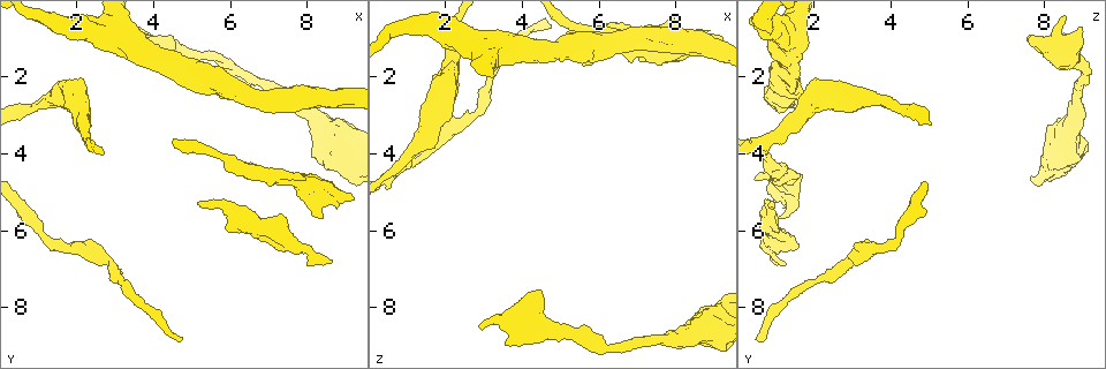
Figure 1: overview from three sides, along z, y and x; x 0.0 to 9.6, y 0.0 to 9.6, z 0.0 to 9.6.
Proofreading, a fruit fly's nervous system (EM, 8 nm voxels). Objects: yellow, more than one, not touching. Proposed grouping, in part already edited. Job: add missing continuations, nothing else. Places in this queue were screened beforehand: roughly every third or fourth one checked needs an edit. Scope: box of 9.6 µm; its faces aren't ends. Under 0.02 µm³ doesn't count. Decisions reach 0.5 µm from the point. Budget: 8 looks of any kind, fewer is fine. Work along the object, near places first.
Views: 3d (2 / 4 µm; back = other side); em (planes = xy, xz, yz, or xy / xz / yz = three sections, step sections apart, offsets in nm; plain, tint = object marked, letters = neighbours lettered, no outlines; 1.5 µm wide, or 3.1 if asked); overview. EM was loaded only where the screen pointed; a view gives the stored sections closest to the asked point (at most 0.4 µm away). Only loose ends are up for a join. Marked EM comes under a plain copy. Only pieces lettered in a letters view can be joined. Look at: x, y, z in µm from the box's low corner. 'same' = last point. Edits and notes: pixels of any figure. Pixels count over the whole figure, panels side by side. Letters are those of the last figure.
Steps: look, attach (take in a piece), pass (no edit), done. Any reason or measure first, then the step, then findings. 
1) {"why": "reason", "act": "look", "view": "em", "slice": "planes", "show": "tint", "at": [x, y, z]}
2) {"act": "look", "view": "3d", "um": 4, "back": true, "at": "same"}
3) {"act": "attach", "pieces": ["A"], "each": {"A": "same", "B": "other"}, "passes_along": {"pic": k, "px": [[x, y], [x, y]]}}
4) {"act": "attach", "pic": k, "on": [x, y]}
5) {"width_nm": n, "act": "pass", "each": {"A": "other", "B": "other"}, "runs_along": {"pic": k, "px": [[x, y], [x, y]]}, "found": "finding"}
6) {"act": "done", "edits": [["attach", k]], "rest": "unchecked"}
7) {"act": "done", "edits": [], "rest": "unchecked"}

{"why": "an open end", "act": "look", "view": "em", "slice": "yz", "step": 4, "show": "letters", "at": [7.95, 5.25, 1.60]}

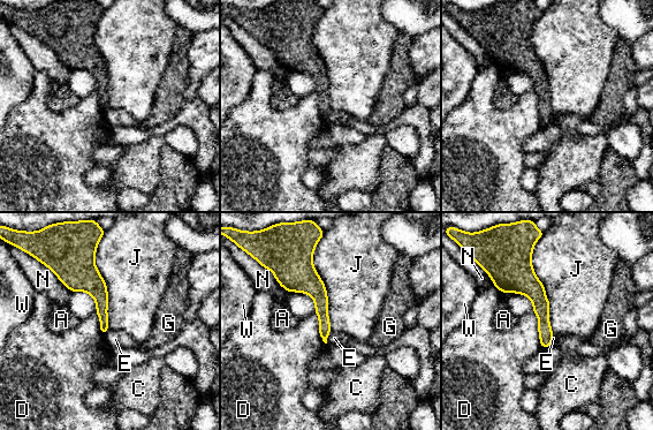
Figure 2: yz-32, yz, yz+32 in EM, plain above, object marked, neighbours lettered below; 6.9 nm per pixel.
{"why": "cut it another way", "act": "look", "view": "em", "slice": "planes", "show": "letters", "at": "same"}

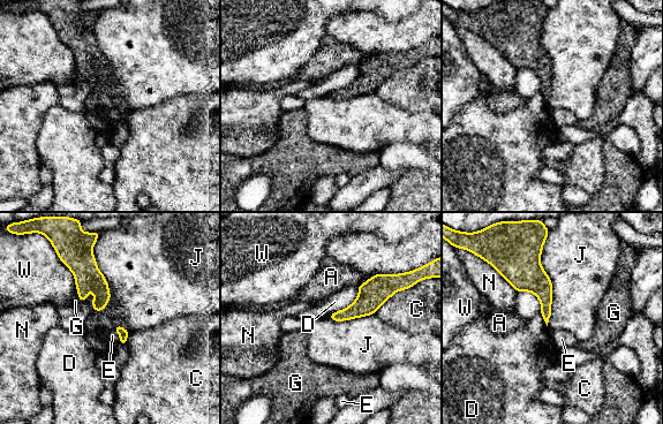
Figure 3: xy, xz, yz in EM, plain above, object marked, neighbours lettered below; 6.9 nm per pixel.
{"longest_contact_nm": ["J", 600], "act": "pass", "each": {"A": "other", "C": "other", "D": "other", "E": "other", "G": "other", "J": "other", "N": "other", "W": "other"}, "found": "no lettered piece goes on from it"}

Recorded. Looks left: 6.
{"why": "free end", "act": "look", "view": "3d", "um": 2, "at": [5.20, 5.35, 0.95]}

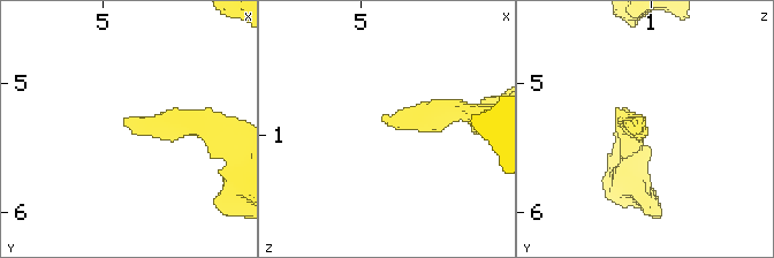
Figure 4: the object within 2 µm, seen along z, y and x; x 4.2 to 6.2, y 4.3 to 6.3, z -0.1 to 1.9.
{"why": "need the tissue", "act": "look", "view": "em", "um": 3.1, "slice": "planes", "show": "letters", "at": [5.16, 5.30, 0.90]}

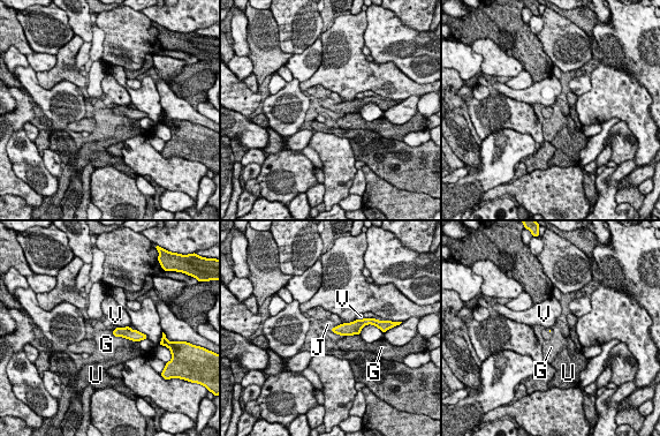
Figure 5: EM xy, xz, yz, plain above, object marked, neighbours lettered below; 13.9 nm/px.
{"act": "attach", "pieces": ["J"], "each": {"G": "other", "J": "same", "U": "other", "V": "other"}, "passes_along": {"pic": 5, "px": [[347, 329], [333, 328], [327, 324]]}, "found": "the neuron continues"}

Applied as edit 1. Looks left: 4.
{"act": "look", "view": "overview"}

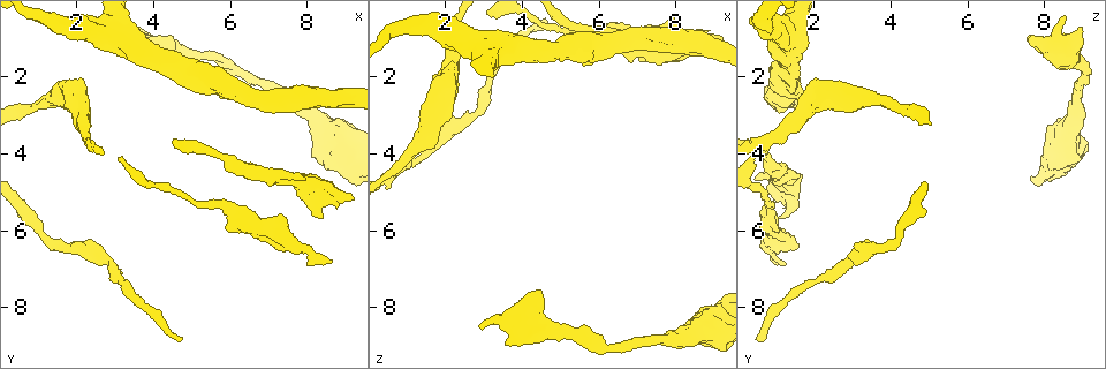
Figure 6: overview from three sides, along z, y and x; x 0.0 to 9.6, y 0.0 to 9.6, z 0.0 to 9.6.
{"why": "branch stops here", "act": "look", "view": "em", "slice": "yz", "step": 8, "show": "tint", "at": [3.65, 0.80, 9.00]}

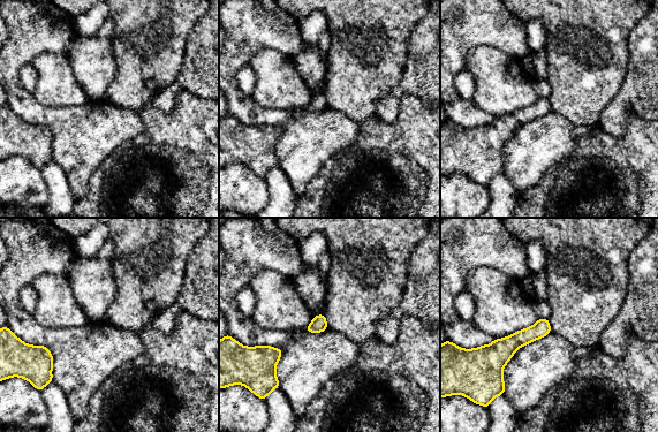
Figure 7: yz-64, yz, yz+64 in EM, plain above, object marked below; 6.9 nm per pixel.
{"why": "cut it another way", "act": "look", "view": "em", "slice": "planes", "show": "letters", "at": "same"}

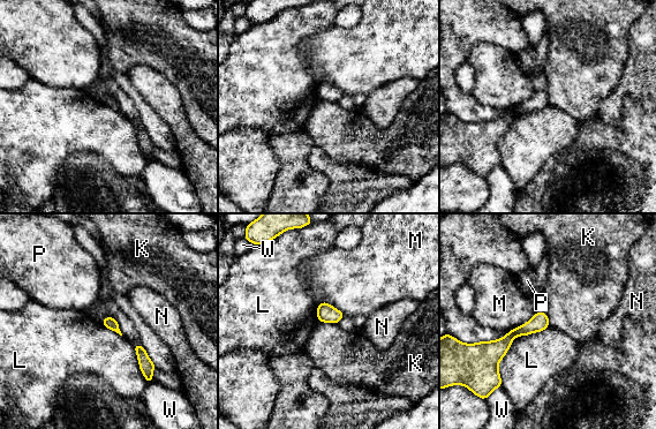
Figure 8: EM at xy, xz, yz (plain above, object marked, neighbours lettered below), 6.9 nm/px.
{"act": "pass", "each": {"K": "other", "L": "other", "M": "other", "N": "other", "P": "other", "W": "other"}, "runs_along": {"pic": 8, "px": [[543, 315], [498, 348], [485, 348]]}, "found": "no lettered piece goes on from it"}

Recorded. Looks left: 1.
{"act": "done", "edits": [["attach", 5]], "rest": "unchecked"}

